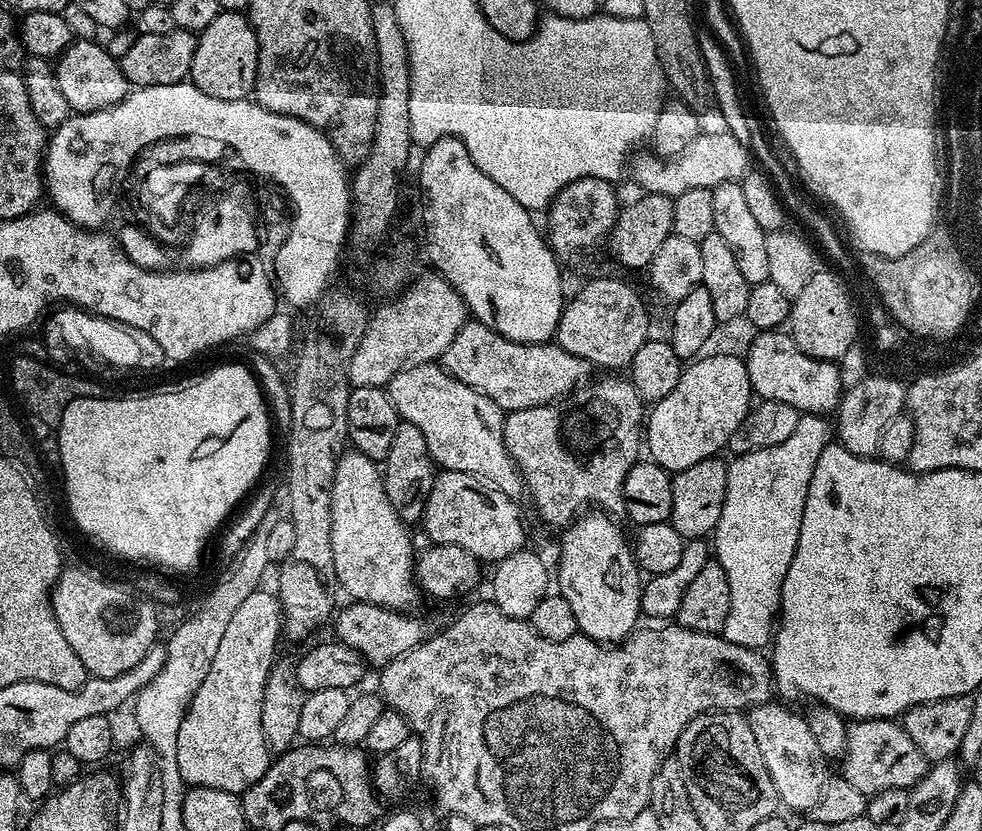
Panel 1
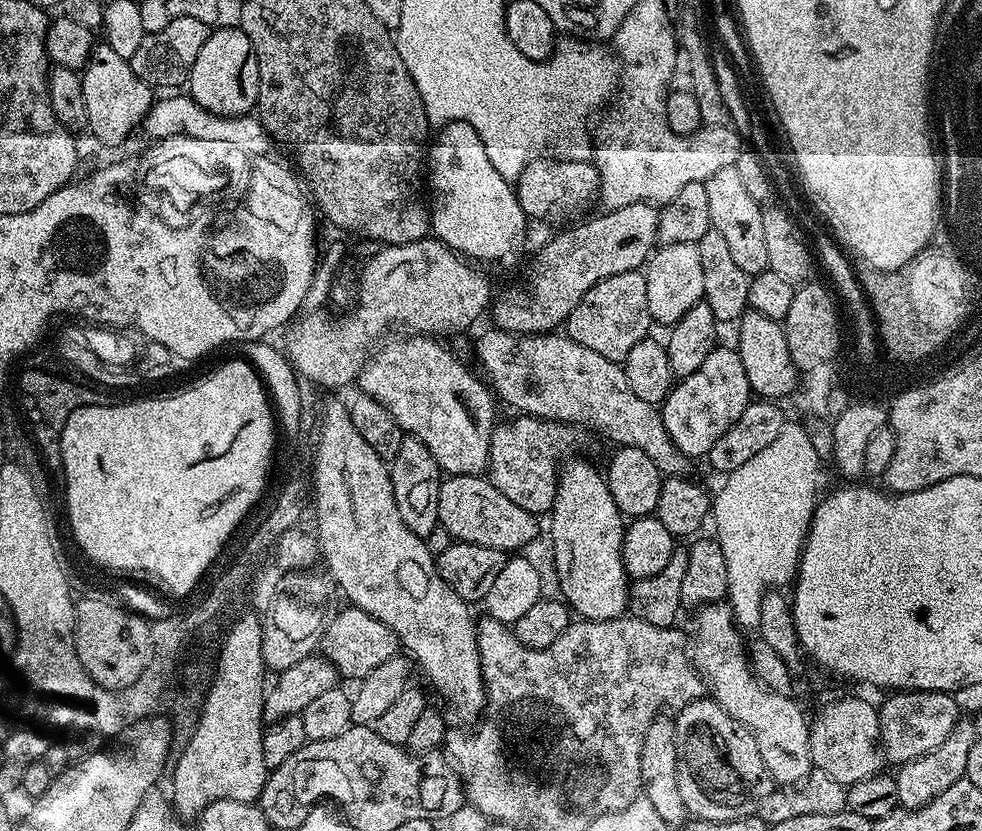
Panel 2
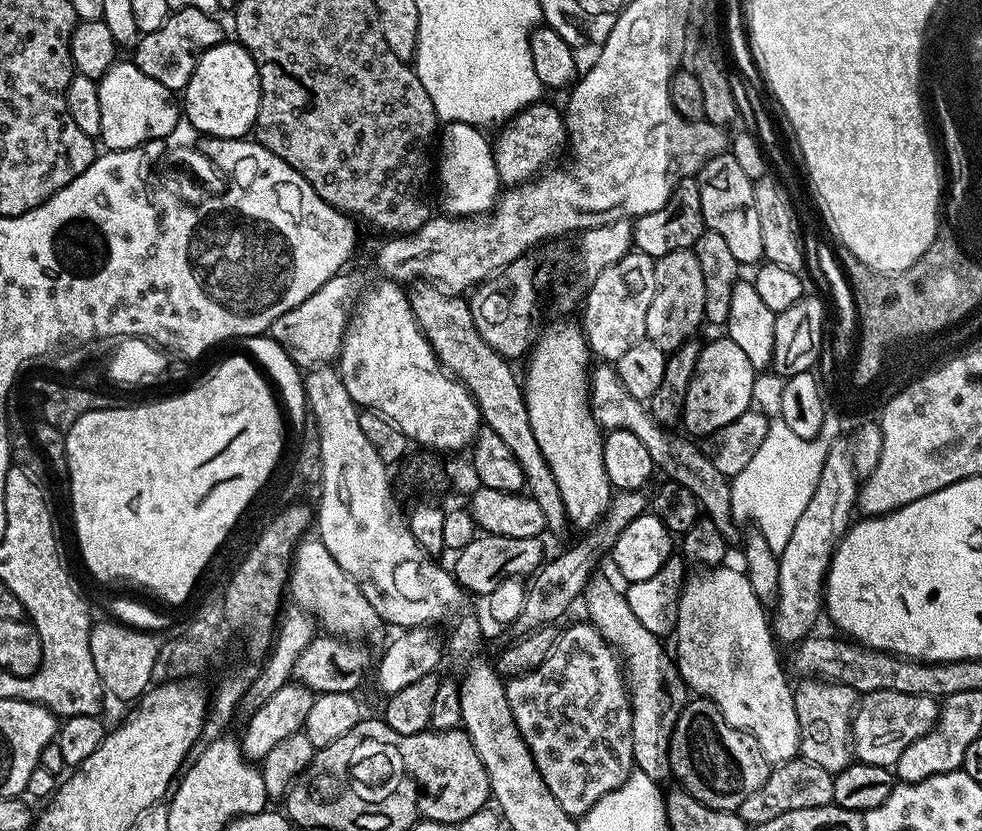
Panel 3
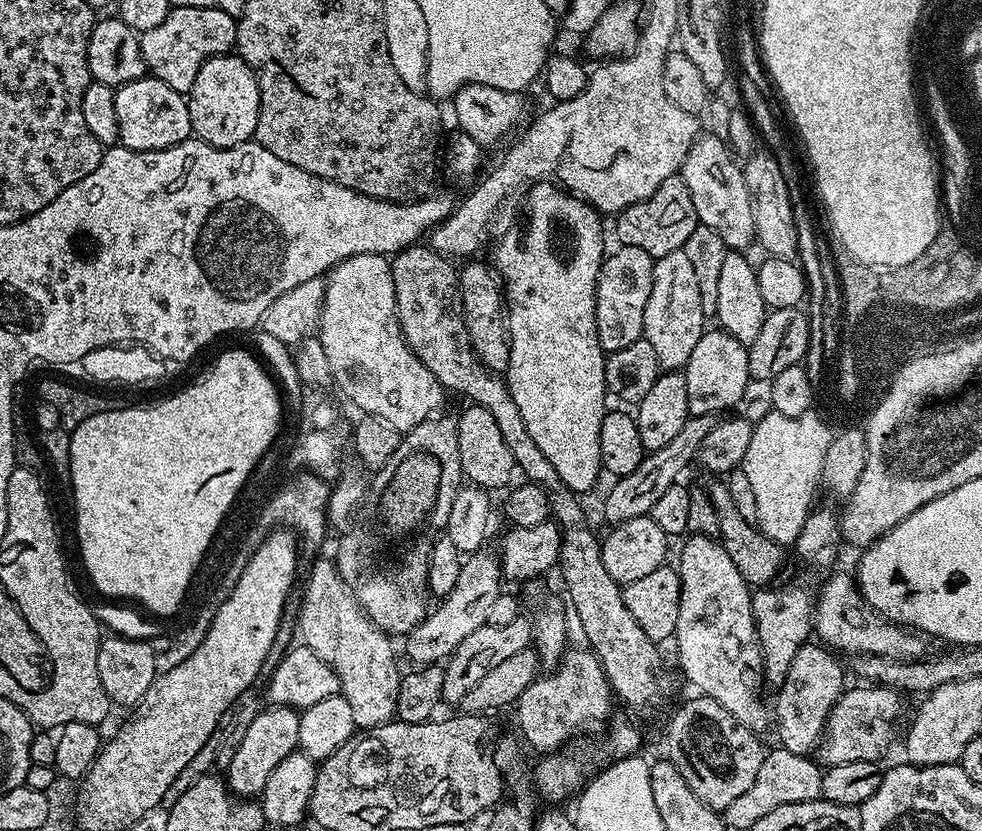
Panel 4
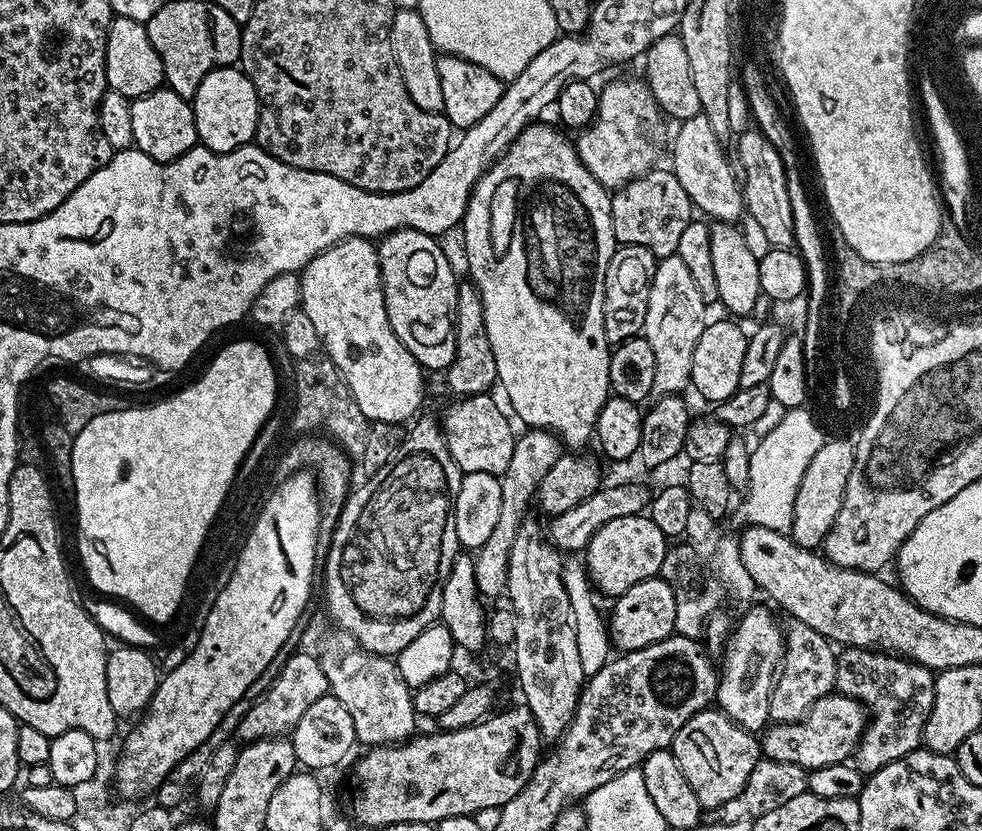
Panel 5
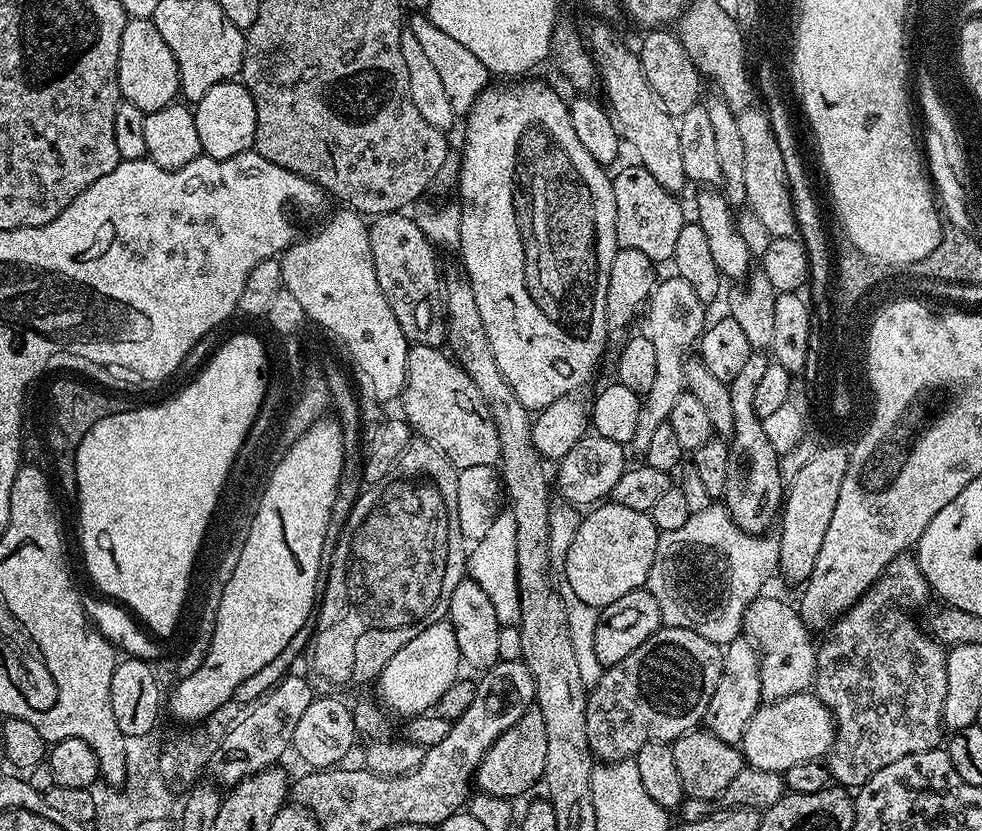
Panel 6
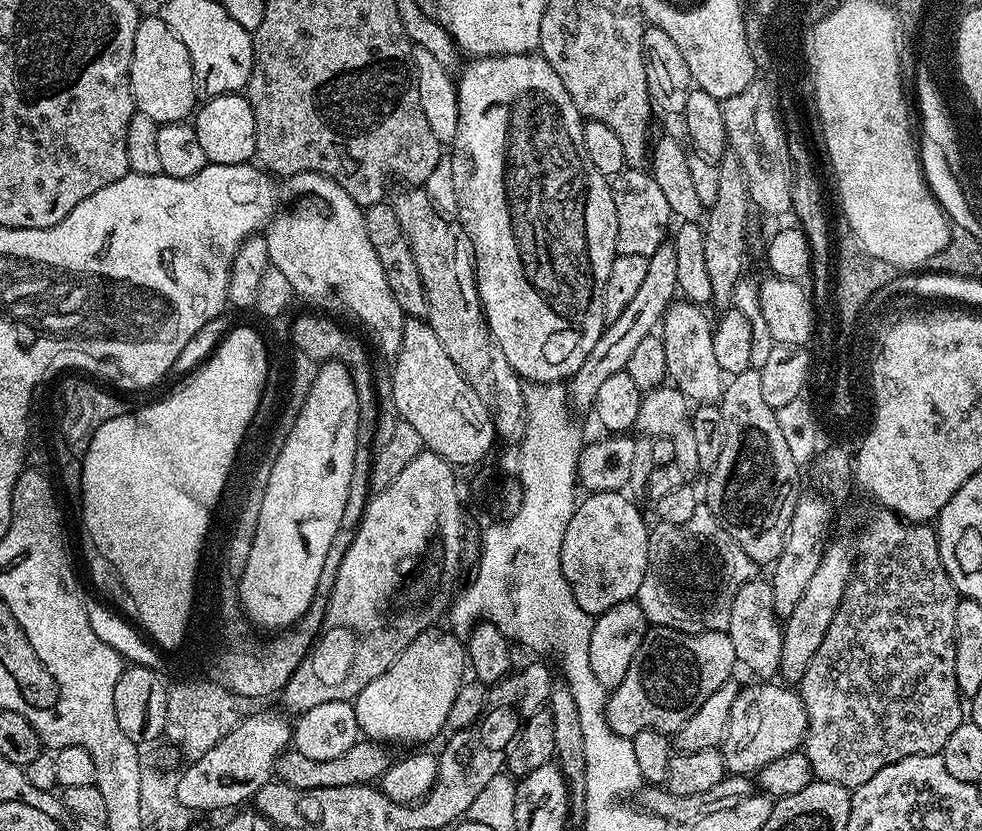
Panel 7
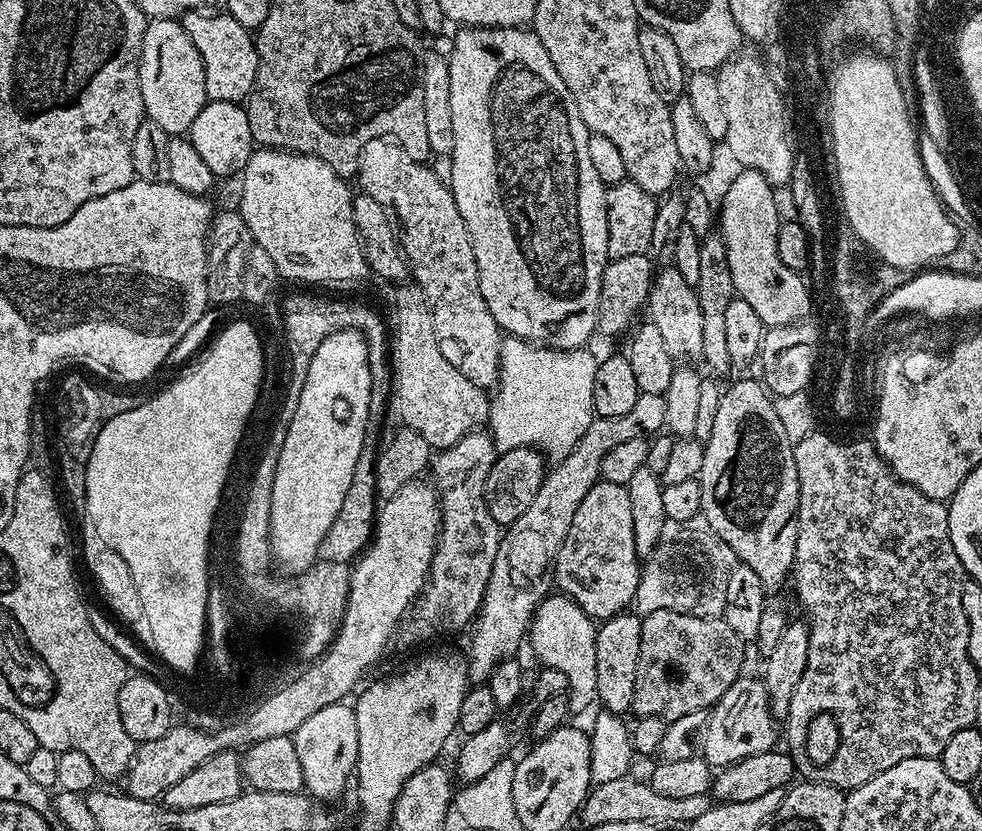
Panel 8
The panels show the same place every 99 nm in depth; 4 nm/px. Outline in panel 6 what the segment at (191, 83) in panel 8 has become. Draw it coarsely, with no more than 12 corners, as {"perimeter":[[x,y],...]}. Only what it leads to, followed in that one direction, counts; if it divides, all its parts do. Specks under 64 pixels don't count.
{"perimeter":[[151,18],[118,45],[121,97],[145,114],[180,96],[178,62]]}

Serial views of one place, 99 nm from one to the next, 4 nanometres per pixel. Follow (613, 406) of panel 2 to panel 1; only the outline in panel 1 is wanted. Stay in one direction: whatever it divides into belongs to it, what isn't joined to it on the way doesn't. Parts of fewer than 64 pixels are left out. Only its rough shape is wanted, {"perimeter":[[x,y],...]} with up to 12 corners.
{"perimeter":[[478,320],[442,366],[505,413],[550,404],[589,379],[559,344],[502,338]]}

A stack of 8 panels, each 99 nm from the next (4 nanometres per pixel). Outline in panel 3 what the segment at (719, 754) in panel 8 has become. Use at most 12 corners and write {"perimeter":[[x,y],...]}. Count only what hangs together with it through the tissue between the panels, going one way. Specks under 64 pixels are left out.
{"perimeter":[[865,692],[859,763],[892,768],[940,717],[937,697]]}

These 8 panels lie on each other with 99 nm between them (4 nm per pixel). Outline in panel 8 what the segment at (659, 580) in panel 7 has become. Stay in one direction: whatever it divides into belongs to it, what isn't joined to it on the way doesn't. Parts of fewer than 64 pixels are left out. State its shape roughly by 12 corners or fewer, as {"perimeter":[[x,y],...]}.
{"perimeter":[[704,516],[667,520],[635,607],[717,619],[738,566]]}

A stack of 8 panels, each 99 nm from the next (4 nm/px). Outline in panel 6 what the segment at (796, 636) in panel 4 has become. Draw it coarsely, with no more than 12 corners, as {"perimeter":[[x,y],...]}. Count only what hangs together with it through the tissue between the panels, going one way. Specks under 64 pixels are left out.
{"perimeter":[[747,638],[723,649],[702,721],[739,745],[760,708],[760,654]]}

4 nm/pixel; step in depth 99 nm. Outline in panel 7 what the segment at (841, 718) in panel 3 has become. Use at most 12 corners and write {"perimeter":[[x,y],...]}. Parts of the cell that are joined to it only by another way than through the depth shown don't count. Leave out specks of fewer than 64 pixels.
{"perimeter":[[753,578],[734,595],[727,634],[737,661],[768,682],[784,629],[772,585]]}

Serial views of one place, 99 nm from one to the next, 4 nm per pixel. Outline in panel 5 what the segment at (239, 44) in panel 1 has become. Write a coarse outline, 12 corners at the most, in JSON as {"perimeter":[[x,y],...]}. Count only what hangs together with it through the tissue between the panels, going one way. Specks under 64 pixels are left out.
{"perimeter":[[239,67],[210,70],[190,103],[212,152],[253,143],[260,103]]}

